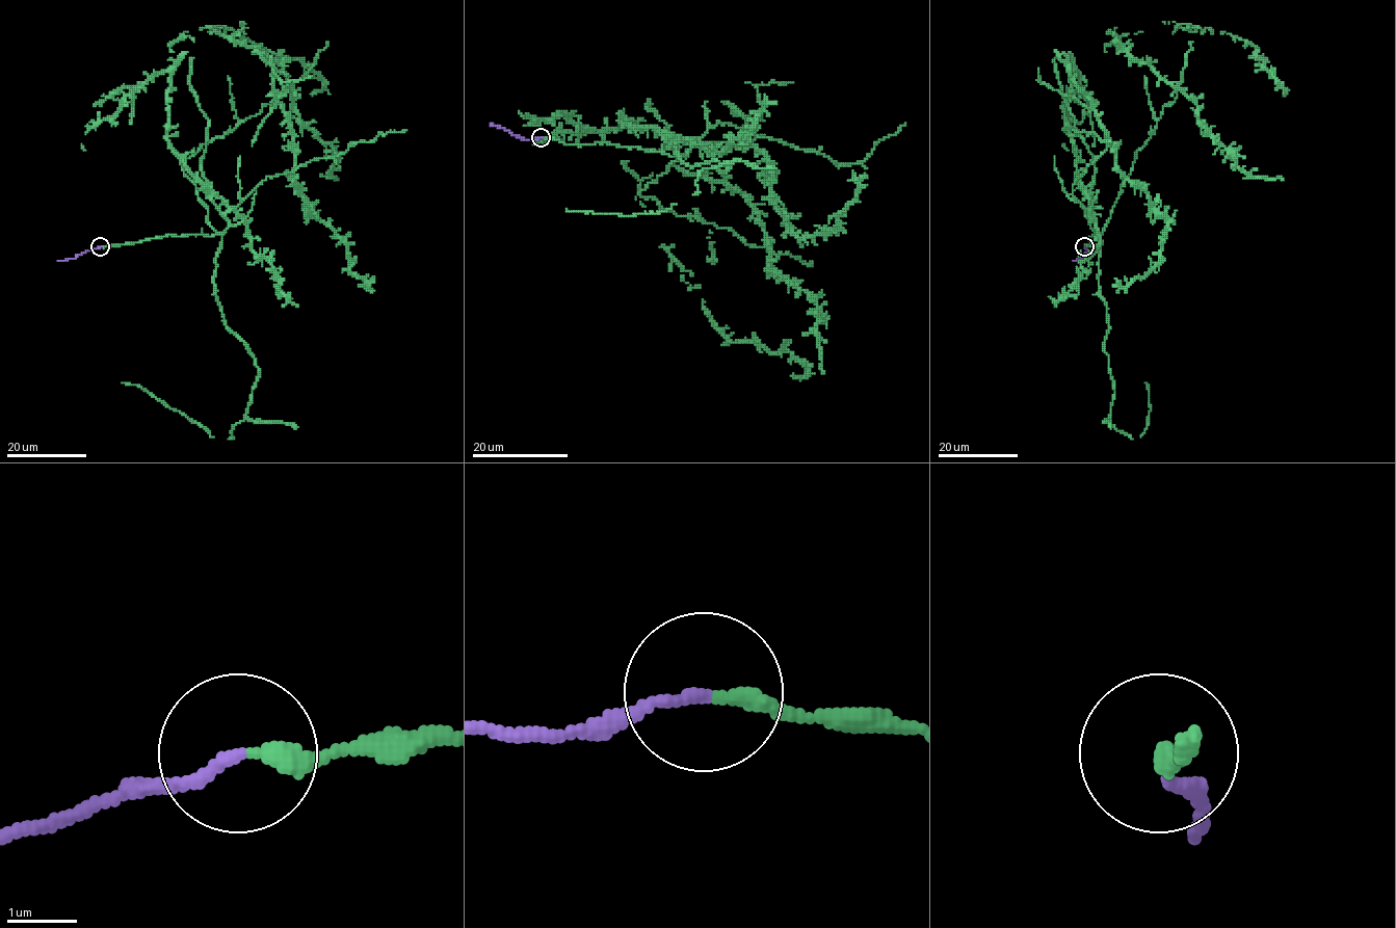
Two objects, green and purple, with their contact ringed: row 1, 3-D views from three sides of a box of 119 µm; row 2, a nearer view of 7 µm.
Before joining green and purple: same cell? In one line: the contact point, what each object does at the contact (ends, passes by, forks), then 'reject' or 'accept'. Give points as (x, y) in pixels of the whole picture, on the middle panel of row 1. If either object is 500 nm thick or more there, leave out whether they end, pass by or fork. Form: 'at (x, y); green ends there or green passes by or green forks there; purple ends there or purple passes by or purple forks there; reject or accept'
at (541, 137); green ends there; purple ends there; accept

